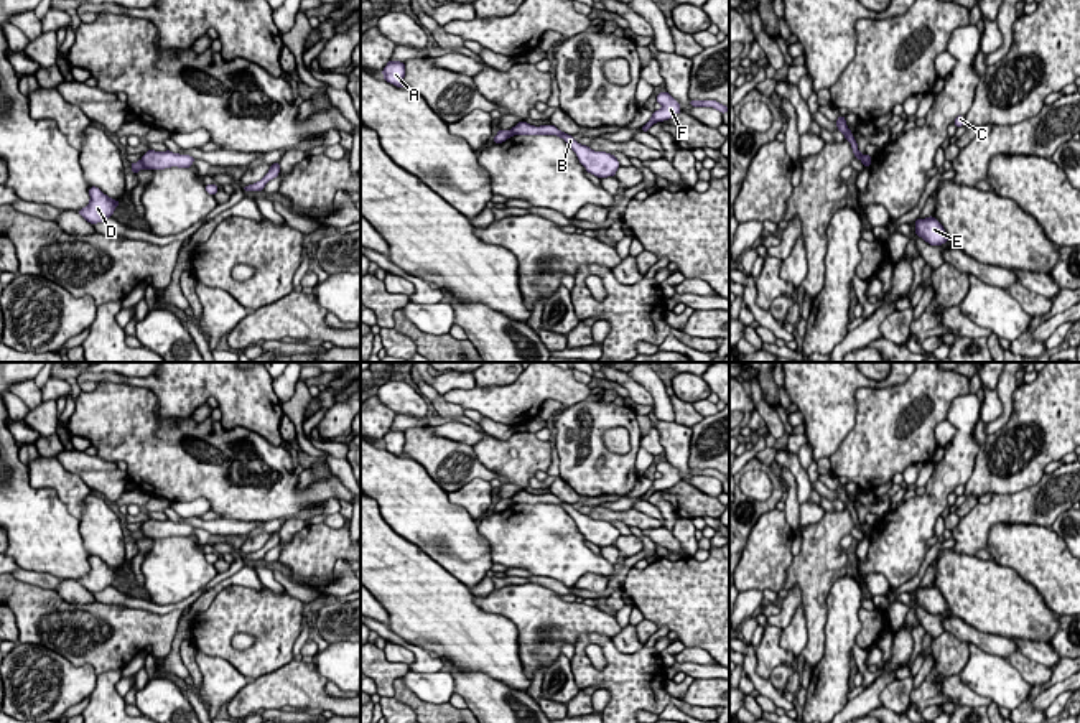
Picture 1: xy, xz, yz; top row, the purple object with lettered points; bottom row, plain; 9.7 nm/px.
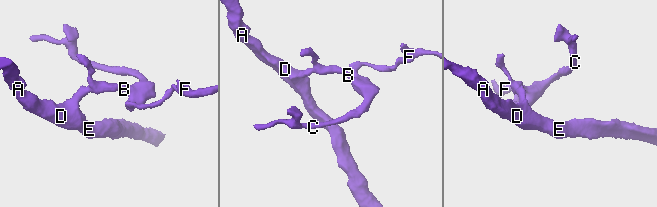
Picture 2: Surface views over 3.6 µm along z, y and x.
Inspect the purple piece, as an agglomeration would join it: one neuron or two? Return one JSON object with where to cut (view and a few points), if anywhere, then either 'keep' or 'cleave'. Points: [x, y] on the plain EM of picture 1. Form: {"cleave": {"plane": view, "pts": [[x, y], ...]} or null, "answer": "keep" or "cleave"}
{"cleave": {"plane": "xz", "pts": [[511, 499], [514, 503]]}, "answer": "cleave"}

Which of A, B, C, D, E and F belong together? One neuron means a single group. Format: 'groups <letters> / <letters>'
groups A D E / B C F

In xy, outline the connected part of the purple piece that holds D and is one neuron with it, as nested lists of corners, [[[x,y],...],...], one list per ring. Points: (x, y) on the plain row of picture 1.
[[[95,555],[89,557],[89,565],[89,573],[77,581],[91,593],[112,586],[115,576],[120,573],[120,570],[110,568]]]

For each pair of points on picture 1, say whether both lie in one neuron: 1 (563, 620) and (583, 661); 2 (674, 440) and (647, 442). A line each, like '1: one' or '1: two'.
1: two
2: two

